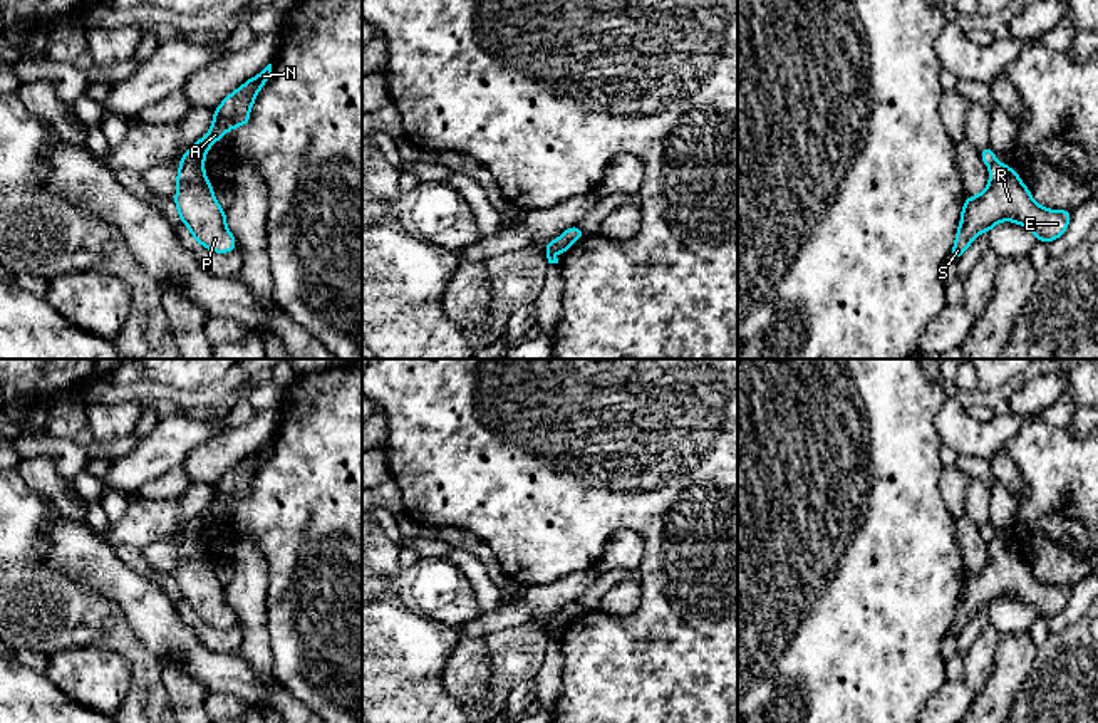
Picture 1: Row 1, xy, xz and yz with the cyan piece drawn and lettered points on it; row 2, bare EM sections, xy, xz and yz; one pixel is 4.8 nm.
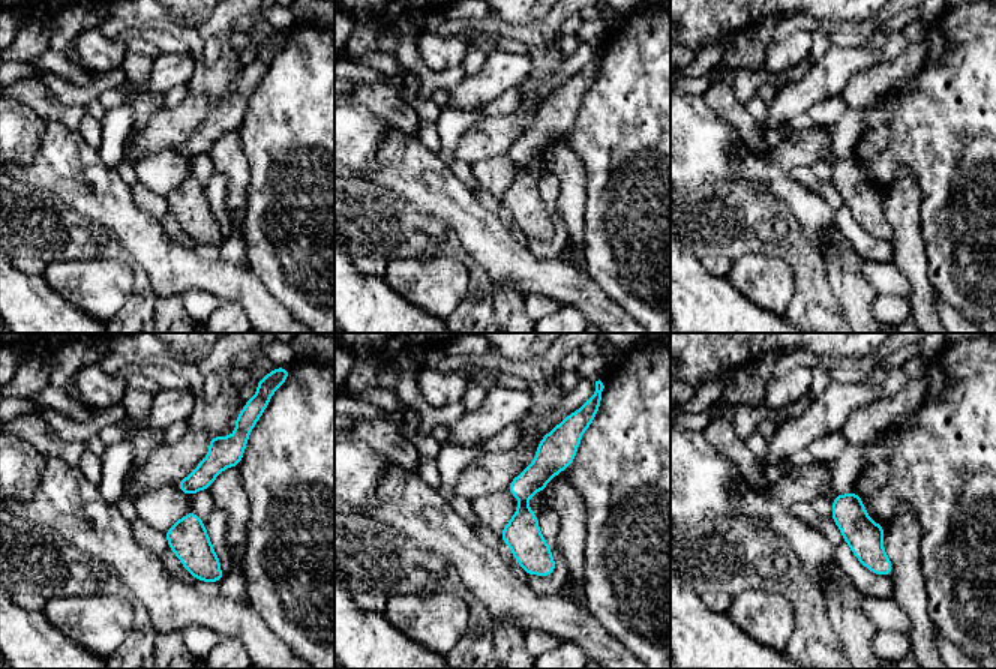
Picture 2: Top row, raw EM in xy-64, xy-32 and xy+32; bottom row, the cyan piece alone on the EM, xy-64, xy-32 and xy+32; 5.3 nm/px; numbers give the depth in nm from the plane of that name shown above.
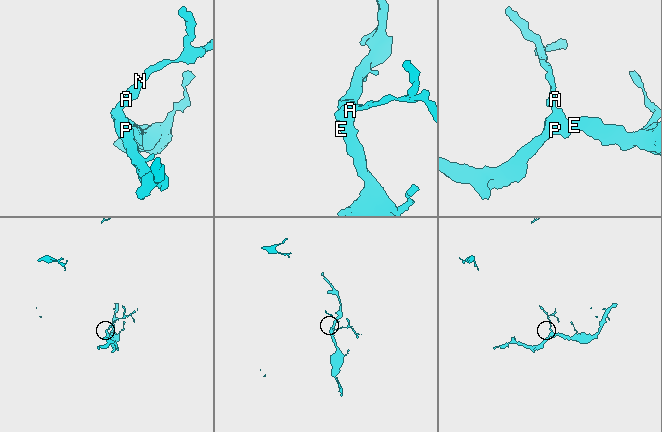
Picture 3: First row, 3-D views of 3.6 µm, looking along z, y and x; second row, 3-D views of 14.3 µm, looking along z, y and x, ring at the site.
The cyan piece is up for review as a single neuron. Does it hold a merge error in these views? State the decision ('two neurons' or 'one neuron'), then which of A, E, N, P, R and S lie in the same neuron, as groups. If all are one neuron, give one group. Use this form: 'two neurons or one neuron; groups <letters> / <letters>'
two neurons; groups A N / E P R S

